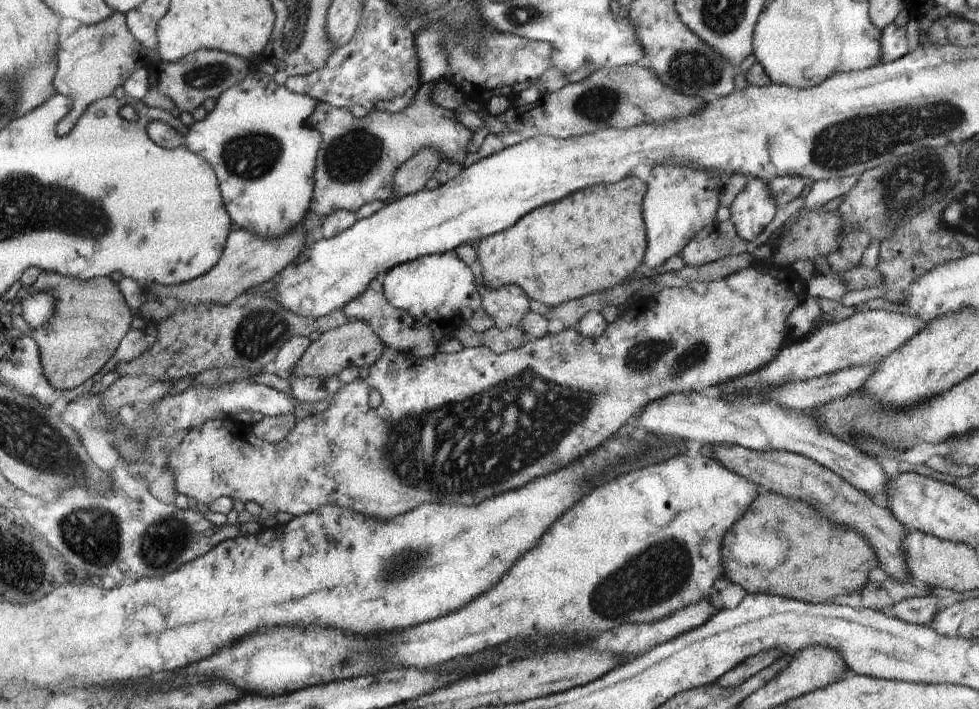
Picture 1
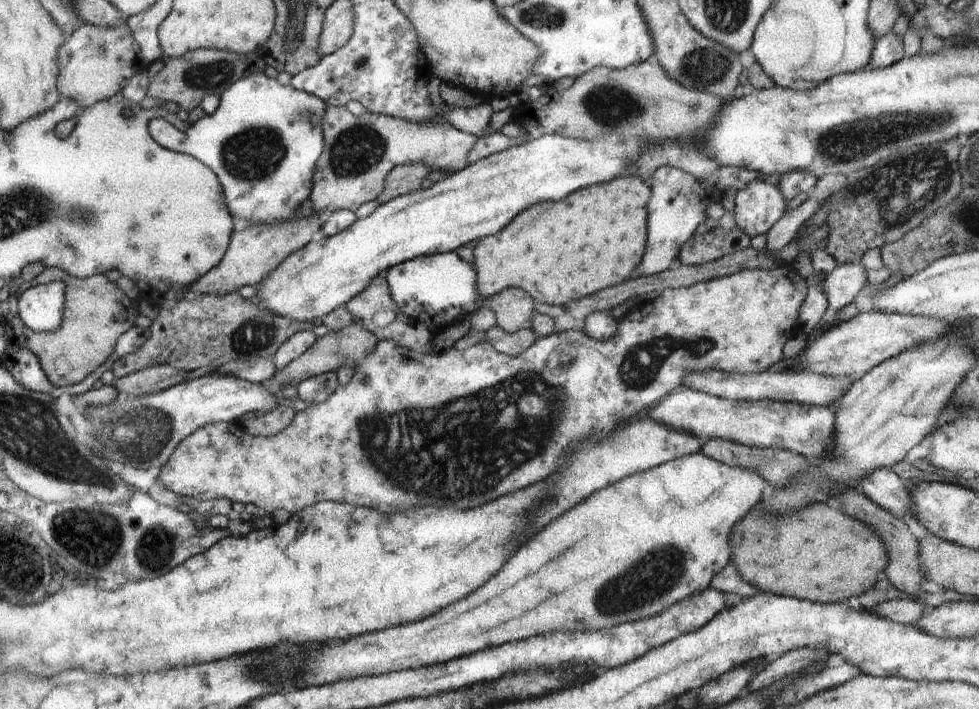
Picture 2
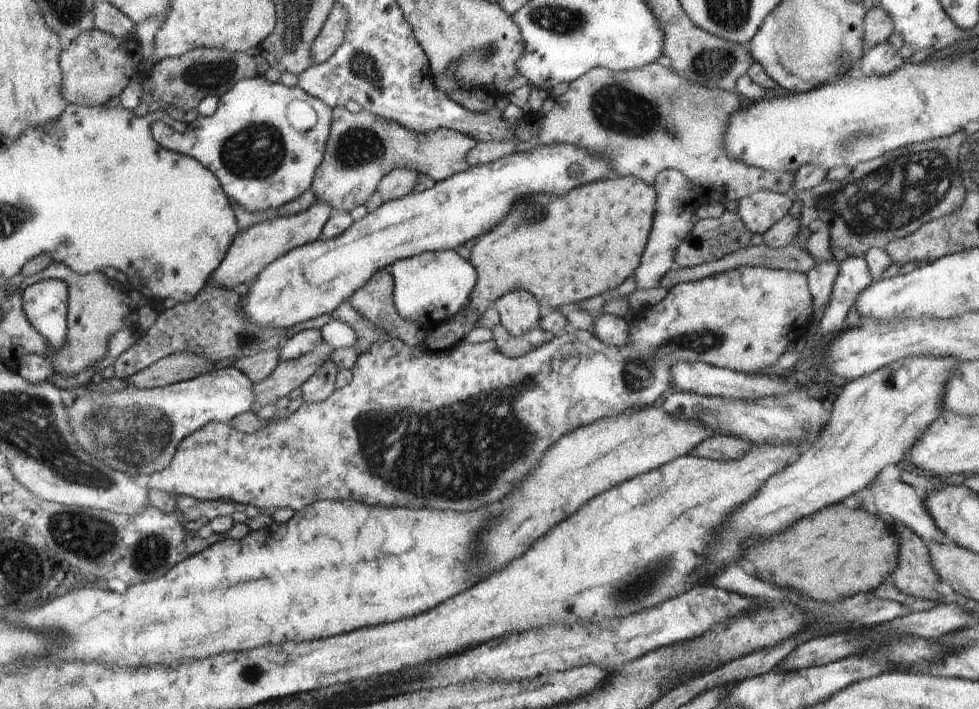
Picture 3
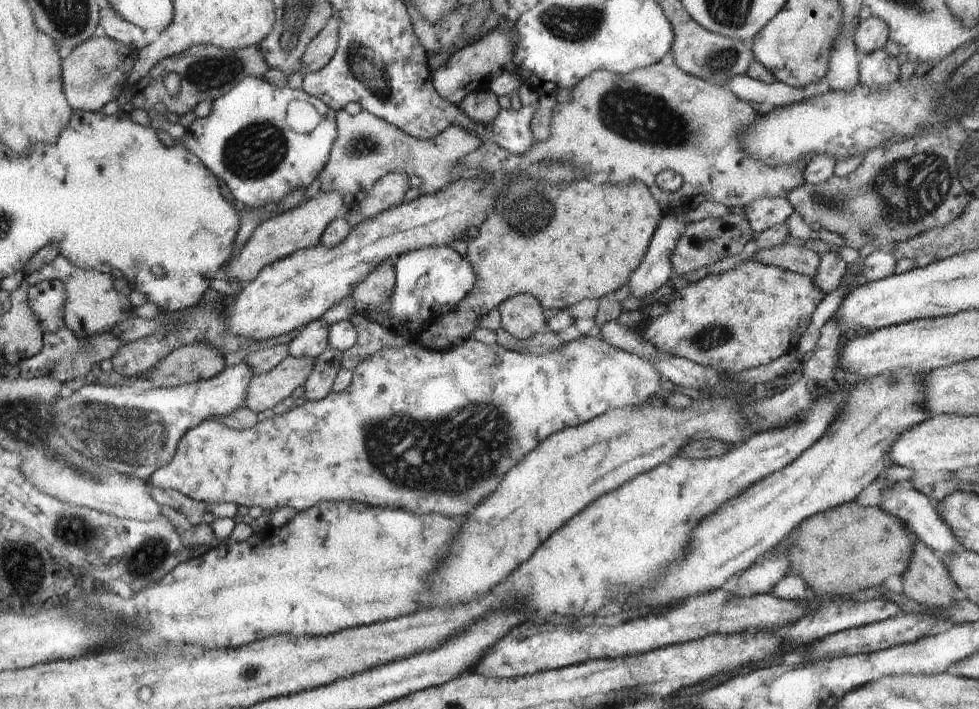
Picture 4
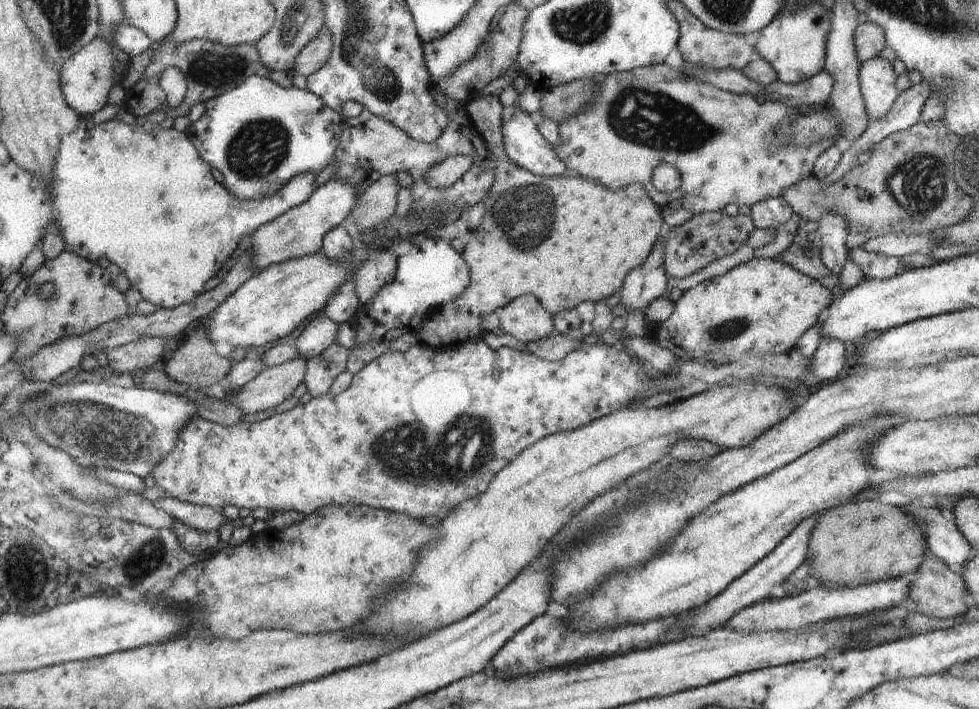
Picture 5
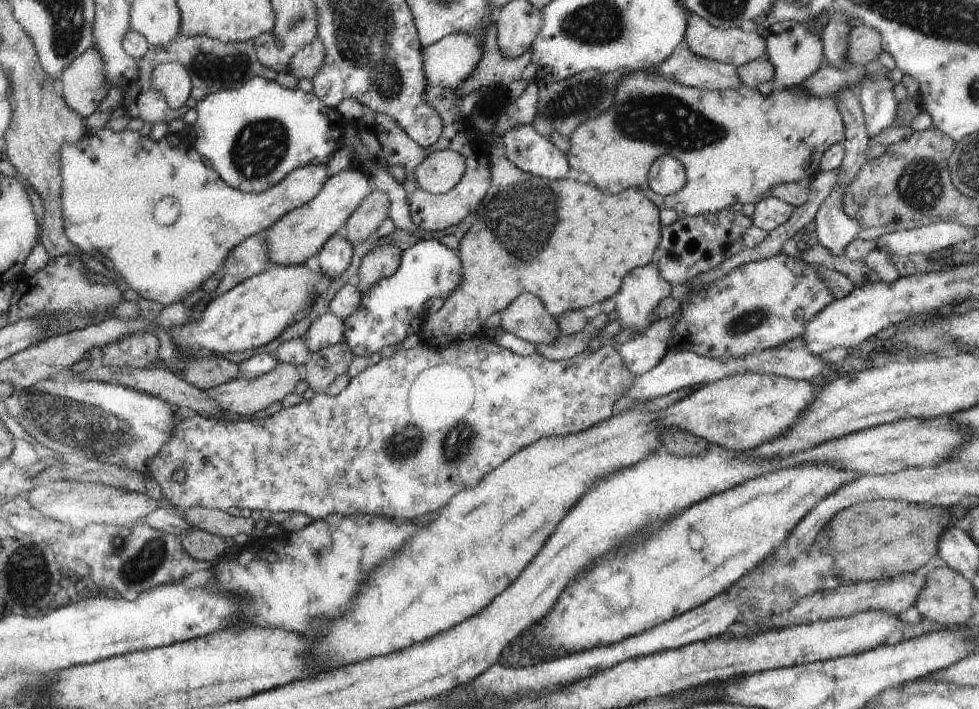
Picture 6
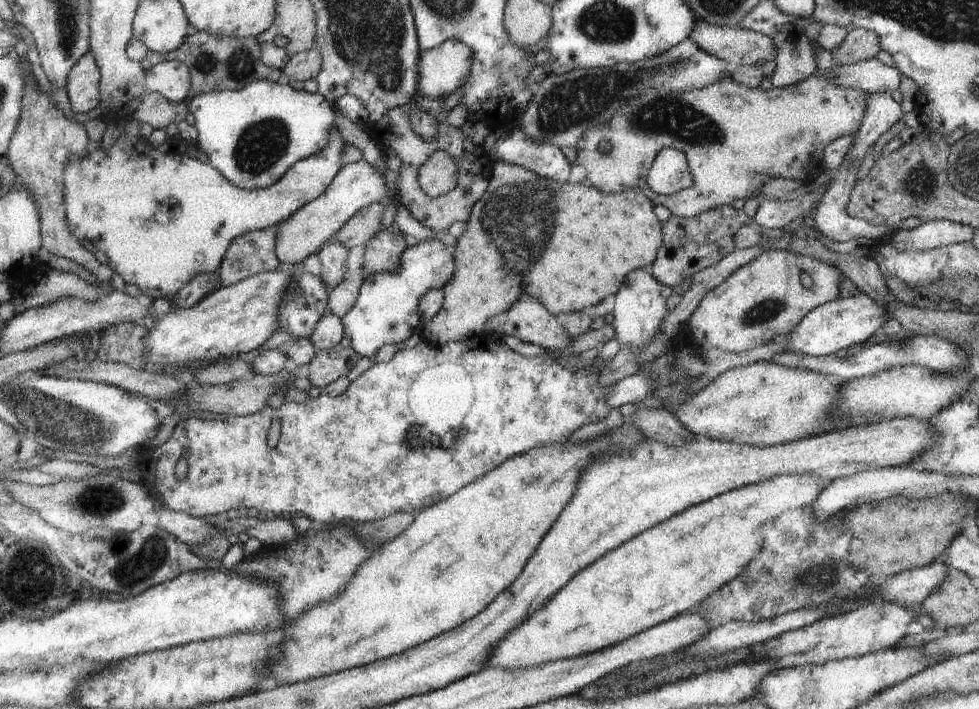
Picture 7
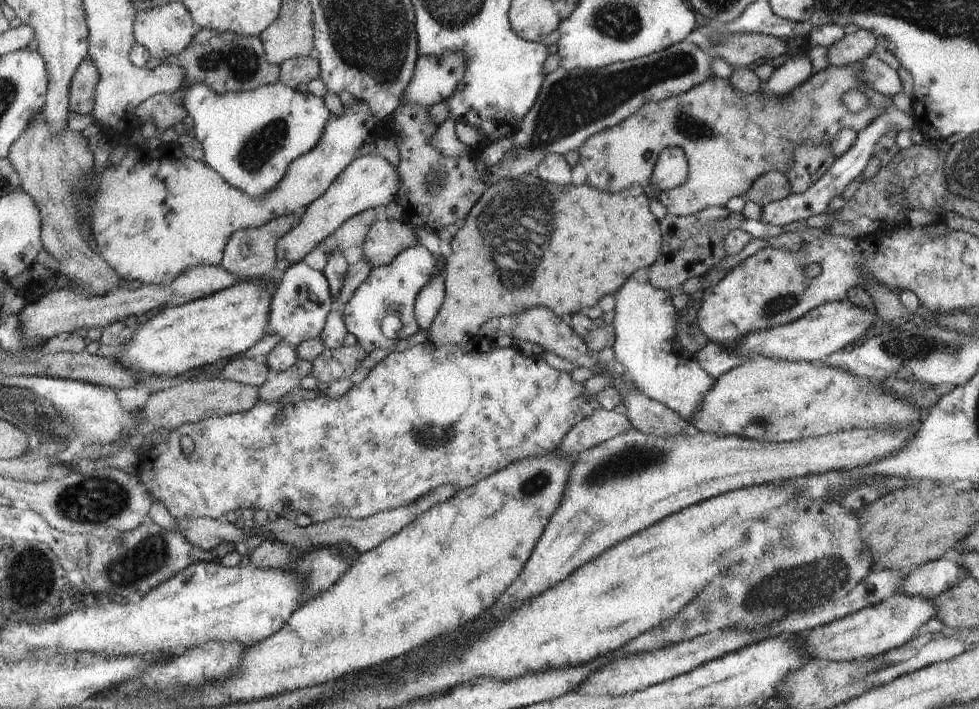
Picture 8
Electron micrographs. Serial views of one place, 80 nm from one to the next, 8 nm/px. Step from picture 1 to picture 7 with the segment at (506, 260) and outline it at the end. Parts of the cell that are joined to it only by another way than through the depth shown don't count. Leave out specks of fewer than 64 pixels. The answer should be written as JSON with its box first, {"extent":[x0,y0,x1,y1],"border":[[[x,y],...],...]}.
{"extent":[422,161,663,347],"border":[[[504,161],[493,163],[486,192],[472,207],[467,223],[468,229],[455,245],[455,273],[442,288],[442,308],[436,316],[422,322],[422,340],[437,347],[483,334],[486,320],[504,314],[522,291],[536,298],[555,317],[596,306],[606,296],[614,296],[620,290],[629,272],[652,264],[663,243],[662,222],[640,188],[607,195],[585,182],[556,182]]]}

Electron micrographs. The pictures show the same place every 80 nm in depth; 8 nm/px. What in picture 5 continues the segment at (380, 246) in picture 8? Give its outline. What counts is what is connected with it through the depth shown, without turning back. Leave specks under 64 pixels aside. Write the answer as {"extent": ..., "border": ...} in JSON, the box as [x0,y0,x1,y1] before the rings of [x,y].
{"extent":[354,249,397,305],"border":[[[380,249],[369,254],[354,274],[356,296],[363,305],[368,305],[382,286],[392,282],[397,268],[396,256],[388,249]]]}

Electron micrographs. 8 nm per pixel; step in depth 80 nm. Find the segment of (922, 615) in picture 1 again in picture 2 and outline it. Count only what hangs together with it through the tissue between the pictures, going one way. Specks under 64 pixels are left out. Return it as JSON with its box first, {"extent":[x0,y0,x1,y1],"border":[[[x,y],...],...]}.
{"extent":[865,600,924,625],"border":[[[886,600],[886,602],[873,605],[870,610],[866,608],[865,611],[879,618],[884,618],[884,620],[904,625],[914,625],[914,622],[918,622],[922,618],[924,606],[918,601],[914,602],[914,600]]]}

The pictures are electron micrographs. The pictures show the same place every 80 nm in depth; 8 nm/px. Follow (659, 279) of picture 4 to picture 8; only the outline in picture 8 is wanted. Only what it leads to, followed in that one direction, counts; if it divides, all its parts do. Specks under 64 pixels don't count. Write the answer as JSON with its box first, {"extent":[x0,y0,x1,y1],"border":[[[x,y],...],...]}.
{"extent":[612,276,715,422],"border":[[[630,276],[614,295],[615,315],[612,325],[616,336],[614,344],[616,360],[626,369],[626,376],[634,381],[637,388],[645,395],[677,412],[680,418],[689,422],[695,410],[699,409],[703,403],[703,398],[711,390],[715,380],[698,364],[696,354],[689,353],[677,339],[675,328],[678,314],[672,302],[674,293],[656,288],[650,281],[639,282]]]}

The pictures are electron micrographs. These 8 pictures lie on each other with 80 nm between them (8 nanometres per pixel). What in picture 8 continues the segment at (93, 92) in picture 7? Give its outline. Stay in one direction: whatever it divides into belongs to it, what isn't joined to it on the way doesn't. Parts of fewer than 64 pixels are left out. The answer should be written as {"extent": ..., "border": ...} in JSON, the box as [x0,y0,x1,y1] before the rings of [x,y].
{"extent":[69,59,99,114],"border":[[[92,59],[80,61],[69,86],[69,110],[78,114],[92,112],[95,105],[95,86],[99,74]]]}

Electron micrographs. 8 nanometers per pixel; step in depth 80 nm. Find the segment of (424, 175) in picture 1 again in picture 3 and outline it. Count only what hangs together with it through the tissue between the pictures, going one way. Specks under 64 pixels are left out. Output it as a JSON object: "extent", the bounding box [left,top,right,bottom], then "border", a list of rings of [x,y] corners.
{"extent":[366,168,418,212],"border":[[[406,168],[393,169],[379,182],[376,192],[366,200],[368,212],[376,210],[386,202],[410,195],[417,184],[417,178],[418,173],[414,170],[406,170]]]}

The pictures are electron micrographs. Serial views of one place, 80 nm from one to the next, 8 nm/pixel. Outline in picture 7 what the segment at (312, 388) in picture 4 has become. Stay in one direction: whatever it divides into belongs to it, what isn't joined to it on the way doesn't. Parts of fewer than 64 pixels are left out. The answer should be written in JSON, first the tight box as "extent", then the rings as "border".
{"extent":[308,347,360,388],"border":[[[352,347],[317,350],[308,365],[308,380],[316,388],[324,388],[339,378],[346,377],[360,356]]]}

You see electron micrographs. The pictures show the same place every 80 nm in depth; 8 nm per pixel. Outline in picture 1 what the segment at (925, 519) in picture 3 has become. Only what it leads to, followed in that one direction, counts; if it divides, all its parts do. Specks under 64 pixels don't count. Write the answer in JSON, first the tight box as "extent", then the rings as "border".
{"extent":[637,392,892,498],"border":[[[680,392],[650,402],[637,415],[640,427],[656,436],[677,437],[685,440],[727,445],[737,445],[756,451],[791,451],[806,456],[828,470],[832,470],[854,488],[876,498],[886,498],[886,484],[892,480],[880,462],[866,456],[858,448],[843,442],[820,428],[816,414],[790,408],[772,408],[768,401],[752,400],[747,397],[722,399],[711,393]]]}

